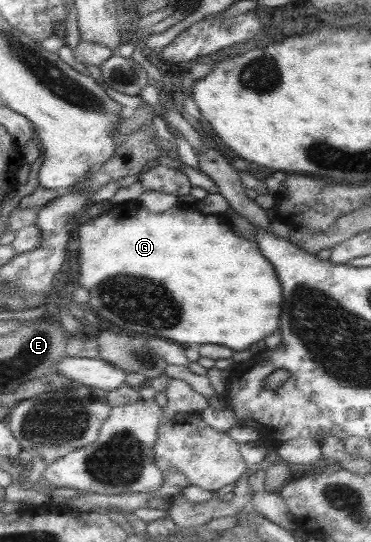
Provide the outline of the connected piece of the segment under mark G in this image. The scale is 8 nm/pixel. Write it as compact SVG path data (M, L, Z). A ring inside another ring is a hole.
M180 204L157 213L138 208L134 216L126 215L122 218L111 218L110 215L103 212L78 227L76 242L78 242L78 280L76 280L76 284L88 290L87 302L83 307L96 316L104 318L106 322L118 326L118 329L164 338L164 340L170 340L170 342L182 346L220 344L220 346L226 346L235 351L245 350L246 346L254 344L256 340L262 340L264 336L268 336L270 332L274 332L278 328L278 314L280 314L280 306L282 306L282 297L280 283L272 265L260 254L254 241L236 236L229 223L222 222L222 219L216 214L207 215L196 208L186 208Z

